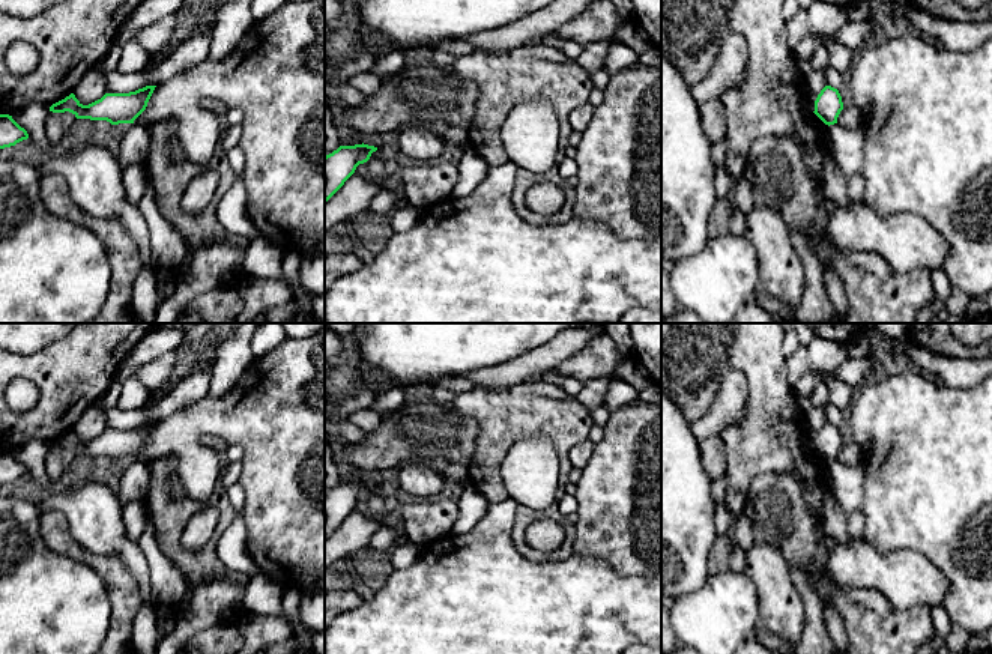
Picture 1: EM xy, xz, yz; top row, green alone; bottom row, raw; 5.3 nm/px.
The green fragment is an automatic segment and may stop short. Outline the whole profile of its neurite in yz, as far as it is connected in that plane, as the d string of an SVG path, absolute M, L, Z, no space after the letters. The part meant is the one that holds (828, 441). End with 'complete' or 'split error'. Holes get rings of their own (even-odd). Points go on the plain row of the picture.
M825 422L815 438L815 451L825 460L837 460L837 454L843 447L842 433L837 425Z; complete

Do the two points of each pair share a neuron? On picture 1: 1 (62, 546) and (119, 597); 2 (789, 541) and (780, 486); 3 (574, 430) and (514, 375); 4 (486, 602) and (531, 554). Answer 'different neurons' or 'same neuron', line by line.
1: same neuron
2: same neuron
3: different neurons
4: different neurons

